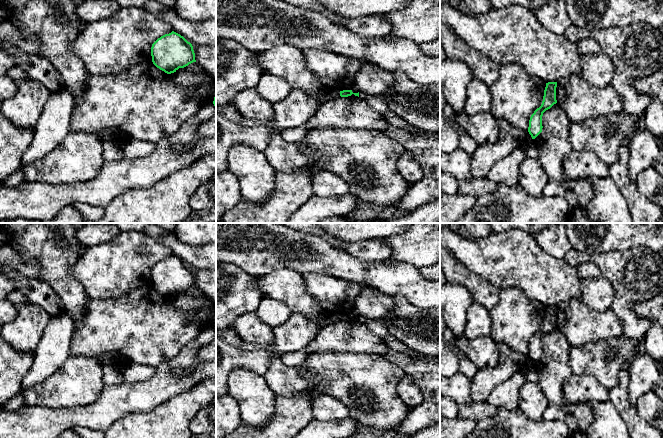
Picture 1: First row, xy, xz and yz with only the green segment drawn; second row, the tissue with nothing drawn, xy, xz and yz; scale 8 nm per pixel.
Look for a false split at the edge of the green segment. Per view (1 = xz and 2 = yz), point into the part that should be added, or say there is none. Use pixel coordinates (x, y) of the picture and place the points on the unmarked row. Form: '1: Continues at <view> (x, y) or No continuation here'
1: No continuation here
2: No continuation here

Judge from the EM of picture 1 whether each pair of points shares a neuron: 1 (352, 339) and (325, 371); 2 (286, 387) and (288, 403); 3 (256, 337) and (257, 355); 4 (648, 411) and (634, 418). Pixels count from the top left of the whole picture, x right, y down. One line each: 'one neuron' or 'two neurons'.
1: two neurons
2: two neurons
3: two neurons
4: two neurons

